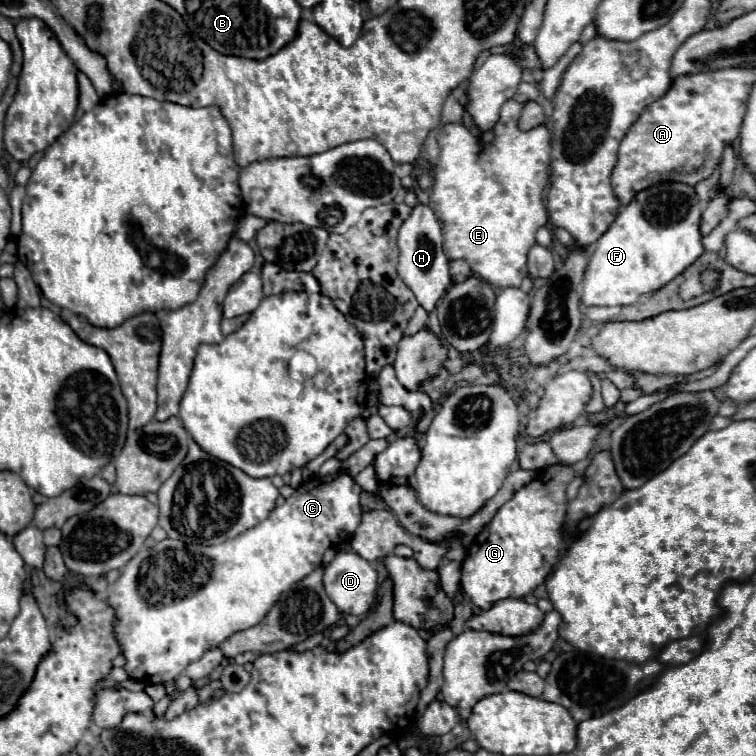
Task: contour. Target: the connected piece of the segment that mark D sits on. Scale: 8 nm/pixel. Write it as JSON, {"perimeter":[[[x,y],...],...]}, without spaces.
{"perimeter":[[[340,550],[336,554],[336,558],[332,560],[332,564],[324,570],[324,588],[326,588],[328,596],[330,596],[330,600],[338,606],[338,610],[342,614],[362,616],[362,614],[366,614],[370,610],[370,606],[376,600],[378,572],[370,562],[366,562],[358,554],[350,552],[350,550]]]}

